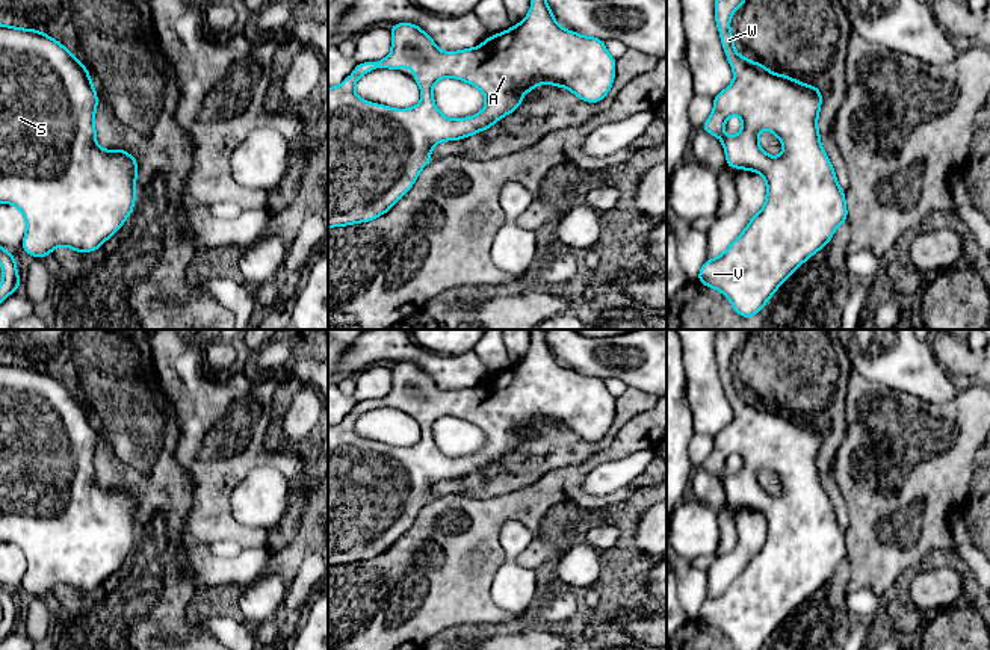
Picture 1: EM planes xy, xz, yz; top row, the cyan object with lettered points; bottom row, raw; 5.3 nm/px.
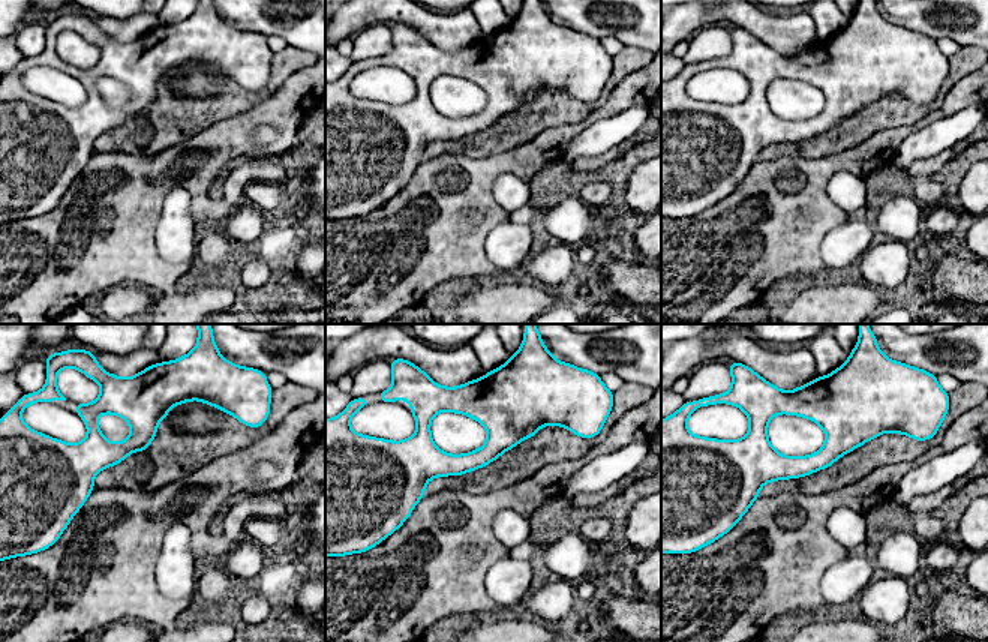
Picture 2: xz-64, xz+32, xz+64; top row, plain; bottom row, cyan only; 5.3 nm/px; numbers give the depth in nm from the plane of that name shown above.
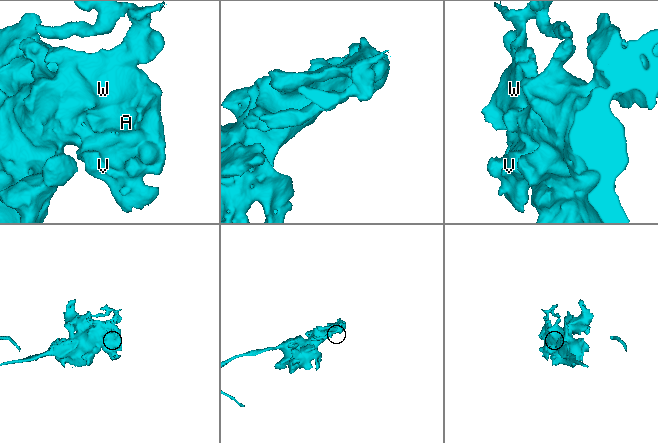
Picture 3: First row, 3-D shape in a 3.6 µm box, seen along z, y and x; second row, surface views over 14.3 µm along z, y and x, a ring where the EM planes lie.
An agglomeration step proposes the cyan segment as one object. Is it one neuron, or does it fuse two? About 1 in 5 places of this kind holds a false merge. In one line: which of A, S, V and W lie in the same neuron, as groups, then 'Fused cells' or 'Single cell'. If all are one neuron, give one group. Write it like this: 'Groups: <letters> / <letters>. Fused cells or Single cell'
Groups: A S V W. Single cell

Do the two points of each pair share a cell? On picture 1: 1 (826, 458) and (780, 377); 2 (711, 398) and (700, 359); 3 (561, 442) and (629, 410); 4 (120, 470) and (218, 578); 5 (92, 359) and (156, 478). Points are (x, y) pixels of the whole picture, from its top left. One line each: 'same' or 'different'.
1: same
2: same
3: same
4: different
5: same

